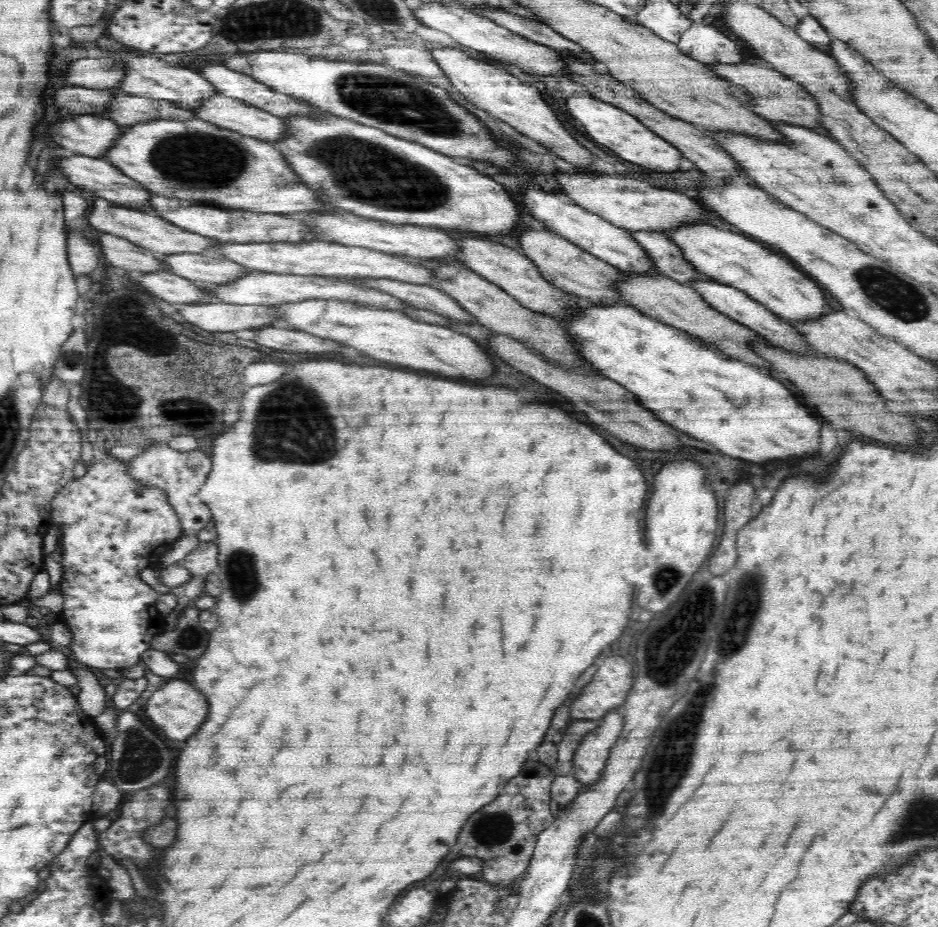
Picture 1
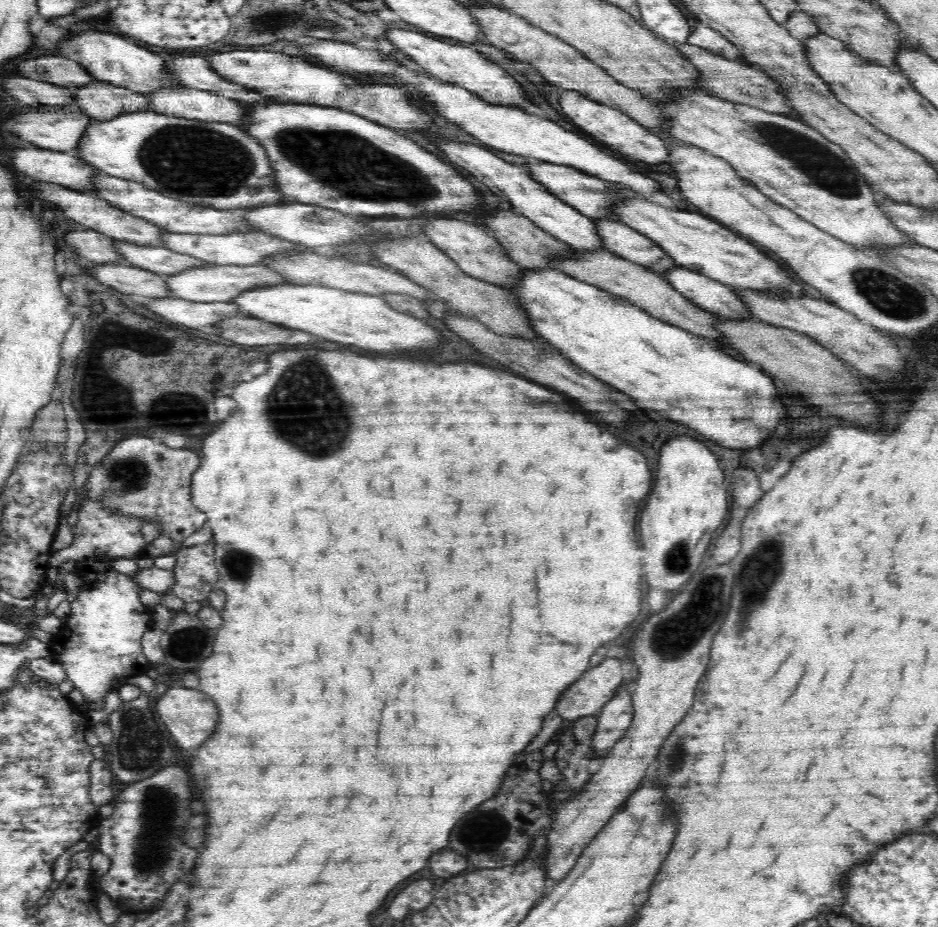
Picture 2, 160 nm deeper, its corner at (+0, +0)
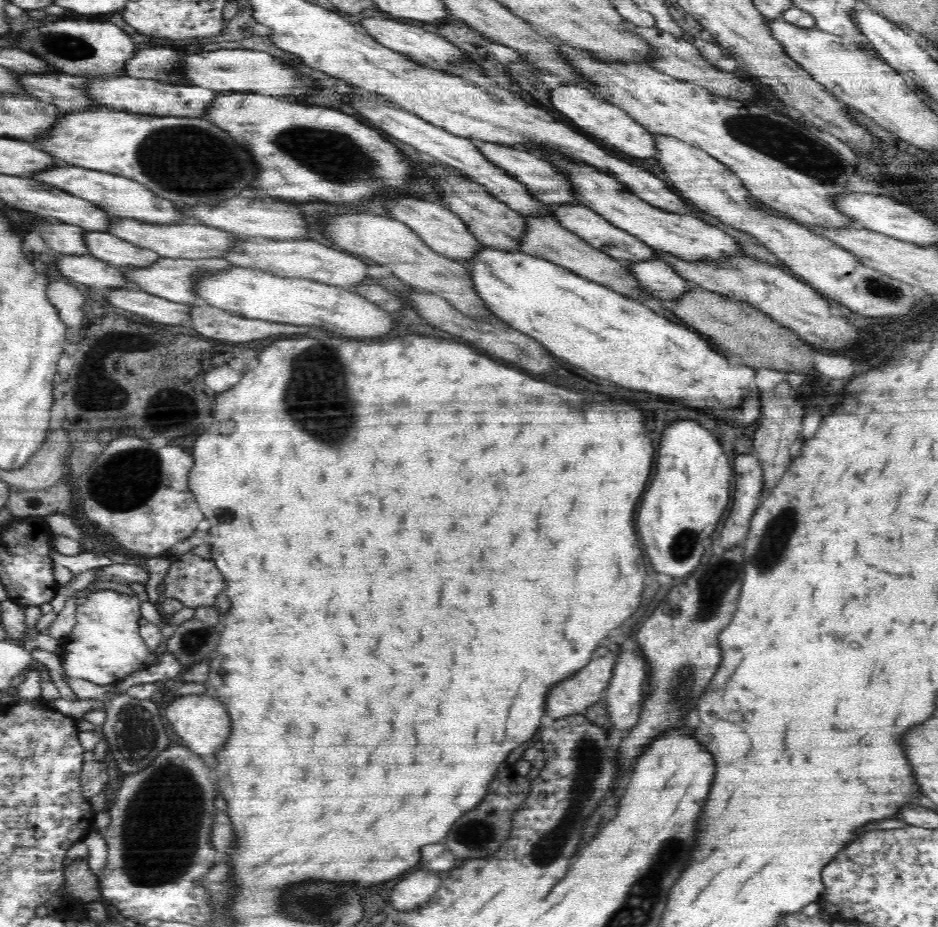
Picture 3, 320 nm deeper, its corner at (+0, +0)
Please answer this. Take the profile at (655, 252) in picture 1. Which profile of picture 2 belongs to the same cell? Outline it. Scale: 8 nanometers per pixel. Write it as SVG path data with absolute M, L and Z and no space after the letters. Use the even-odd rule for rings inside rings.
M593 219L599 239L606 251L662 274L676 265L653 240L612 219Z

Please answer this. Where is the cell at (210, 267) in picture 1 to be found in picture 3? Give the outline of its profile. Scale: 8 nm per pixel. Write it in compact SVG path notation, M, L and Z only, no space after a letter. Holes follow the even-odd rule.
M84 231L83 239L88 255L118 267L147 267L162 257L104 231Z

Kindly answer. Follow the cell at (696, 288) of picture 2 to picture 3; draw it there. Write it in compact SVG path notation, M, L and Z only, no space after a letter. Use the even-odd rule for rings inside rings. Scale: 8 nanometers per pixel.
M661 260L632 261L626 262L626 265L629 265L629 271L641 290L645 290L653 298L662 301L677 300L683 292L695 288L684 280L684 276L680 276L669 264Z

